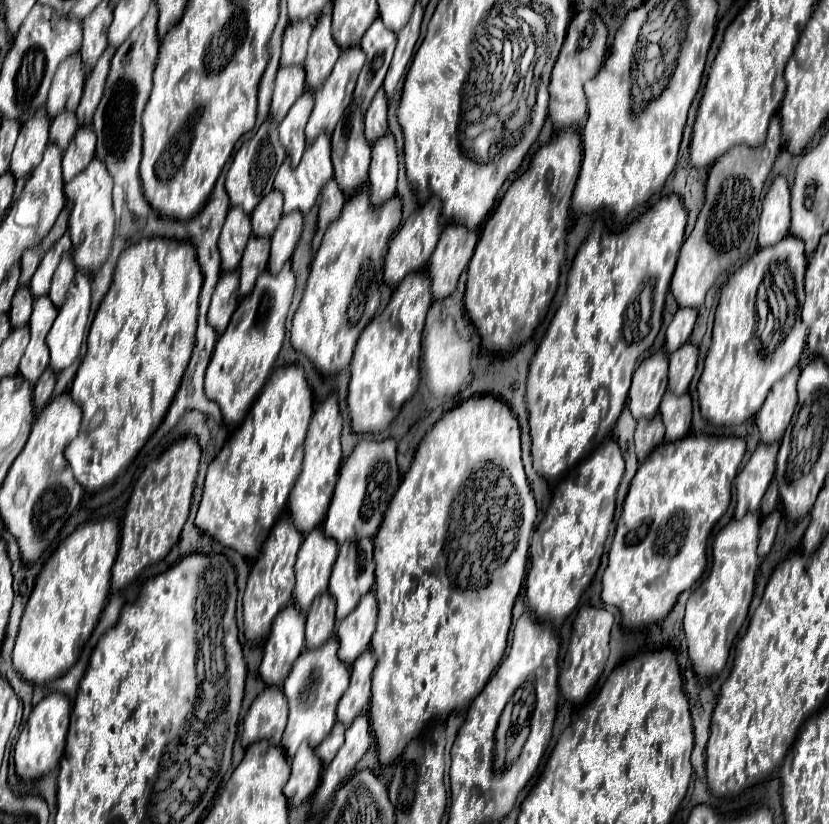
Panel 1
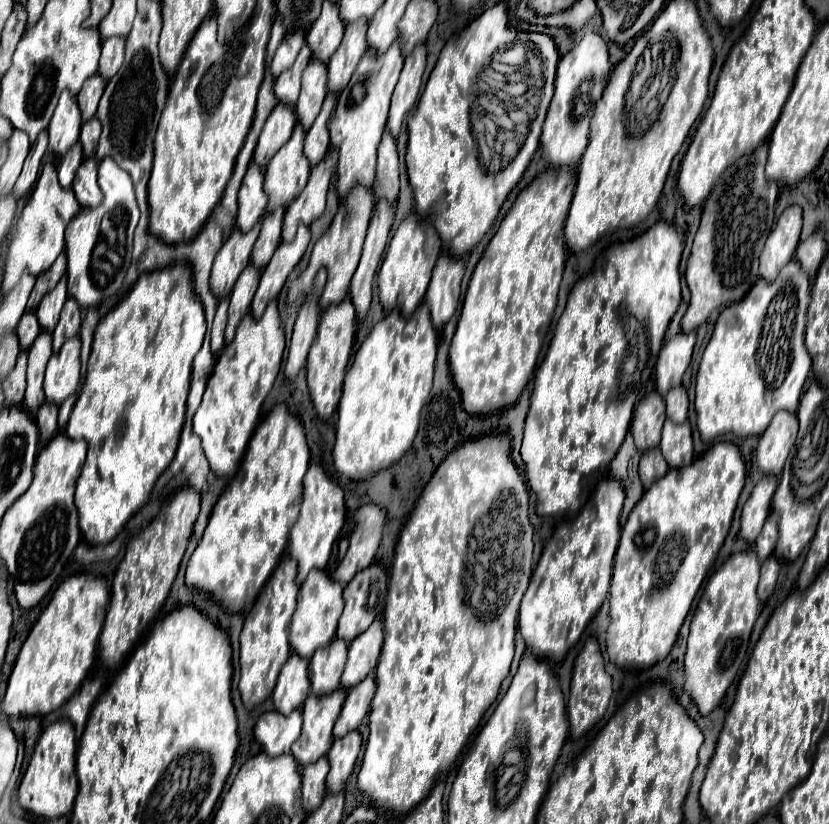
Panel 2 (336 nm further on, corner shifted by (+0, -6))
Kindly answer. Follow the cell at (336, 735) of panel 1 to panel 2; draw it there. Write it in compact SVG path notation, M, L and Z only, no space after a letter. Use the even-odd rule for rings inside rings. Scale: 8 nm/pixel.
M359 731L347 733L345 737L333 741L333 745L327 753L327 759L331 765L331 771L327 775L327 791L335 793L335 791L341 791L345 787L345 781L353 773L359 749L361 749Z

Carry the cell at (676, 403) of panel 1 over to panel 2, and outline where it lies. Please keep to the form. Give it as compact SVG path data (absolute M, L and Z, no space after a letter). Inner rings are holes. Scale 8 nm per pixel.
M667 419L659 447L671 469L681 469L681 465L689 465L693 461L693 439L689 421L677 425Z

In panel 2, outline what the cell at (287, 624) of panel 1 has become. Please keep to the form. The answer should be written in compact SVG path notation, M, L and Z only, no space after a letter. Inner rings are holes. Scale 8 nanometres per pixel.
M297 653L289 655L273 689L273 705L277 711L291 713L295 709L301 709L305 697L309 695L307 663L309 661Z

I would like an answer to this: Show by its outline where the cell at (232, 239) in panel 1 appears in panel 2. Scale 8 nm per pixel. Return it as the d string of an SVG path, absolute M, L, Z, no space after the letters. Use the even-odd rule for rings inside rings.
M259 223L249 233L243 233L239 227L235 227L229 239L223 243L221 251L217 253L211 269L211 281L213 281L213 293L217 293L219 299L231 293L237 277L241 275L241 269L249 265L251 249L255 245L257 235L259 235Z

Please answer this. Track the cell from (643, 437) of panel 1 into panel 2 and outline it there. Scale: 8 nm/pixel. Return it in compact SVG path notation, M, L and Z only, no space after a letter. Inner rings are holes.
M659 447L649 449L641 455L641 463L639 463L639 477L643 481L643 487L647 489L655 479L661 479L667 473L667 463L659 451Z

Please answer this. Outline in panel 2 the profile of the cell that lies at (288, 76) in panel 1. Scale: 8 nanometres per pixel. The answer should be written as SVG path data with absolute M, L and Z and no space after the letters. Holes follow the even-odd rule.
M279 103L277 109L273 109L273 113L269 115L269 119L261 131L253 161L257 161L257 165L265 167L271 161L271 157L289 141L293 127L295 127L293 107Z

